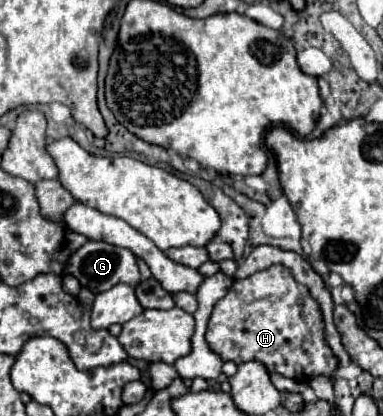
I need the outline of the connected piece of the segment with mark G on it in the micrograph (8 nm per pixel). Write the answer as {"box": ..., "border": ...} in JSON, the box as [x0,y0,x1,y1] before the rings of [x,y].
{"box":[62,241,140,295],"border":[[[104,241],[84,243],[76,253],[72,253],[68,263],[64,265],[62,275],[76,277],[80,281],[80,285],[88,287],[94,295],[102,293],[102,291],[108,291],[118,283],[126,283],[130,287],[136,287],[140,283],[140,271],[138,271],[138,263],[136,263],[134,253],[130,253],[128,249],[122,249],[122,247],[108,245]]]}

